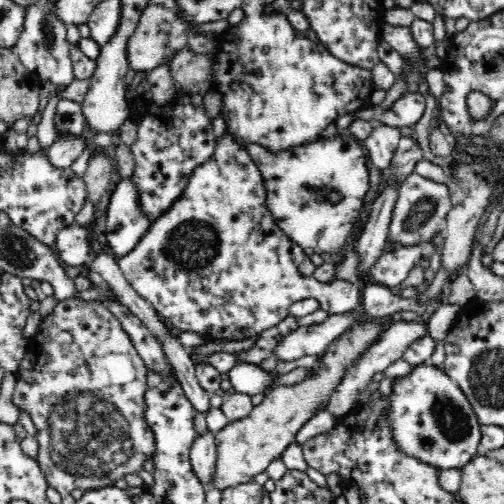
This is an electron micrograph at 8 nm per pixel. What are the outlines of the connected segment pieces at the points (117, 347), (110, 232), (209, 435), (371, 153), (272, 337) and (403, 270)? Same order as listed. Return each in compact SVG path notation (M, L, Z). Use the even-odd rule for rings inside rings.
M66 298L57 302L52 313L42 316L40 324L37 327L36 334L29 338L28 357L22 370L15 374L17 381L14 393L13 404L18 409L28 412L36 427L36 441L38 441L38 464L48 481L50 487L61 495L68 496L73 490L92 491L118 484L118 480L126 480L130 473L142 472L142 464L150 464L152 454L156 452L155 437L153 429L144 417L147 410L145 395L148 391L147 386L149 370L143 359L138 355L138 351L132 344L130 335L122 327L118 317L98 301L86 301L78 298Z
M130 177L116 182L106 211L106 240L114 256L128 254L153 222L140 209L140 191Z
M210 430L198 434L190 449L191 465L205 489L209 489L216 472L216 452L215 434Z
M376 124L372 134L363 140L368 152L369 166L374 166L381 173L386 170L393 162L401 137L398 127Z
M288 315L282 322L278 322L276 326L261 332L251 349L242 350L237 354L238 362L260 365L263 360L272 357L274 349L281 339L300 327L298 319L295 316Z
M431 240L420 245L399 246L396 250L382 253L369 268L369 275L379 285L399 286L406 280L409 270L419 264L422 258L428 258L434 253Z

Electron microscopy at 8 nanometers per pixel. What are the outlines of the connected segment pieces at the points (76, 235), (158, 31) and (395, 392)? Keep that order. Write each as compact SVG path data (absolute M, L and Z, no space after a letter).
M76 223L62 228L56 234L56 242L54 242L53 249L58 251L58 256L68 264L68 266L85 265L86 260L90 258L90 231Z
M148 2L146 10L140 16L138 27L134 33L130 34L130 40L126 44L126 53L128 53L128 64L135 71L151 71L158 65L168 62L175 54L178 54L184 46L187 46L188 34L191 30L204 34L215 33L219 34L226 32L229 28L228 20L218 20L216 22L208 22L206 24L194 25L194 28L189 28L182 20L177 18L177 13L168 9L167 6Z
M418 364L412 368L412 372L408 374L408 376L402 376L400 378L394 379L394 383L392 384L392 393L390 396L390 407L392 410L389 412L390 418L388 418L388 423L390 423L390 429L392 429L392 435L394 435L394 443L397 448L399 448L400 452L403 454L407 454L410 458L417 458L420 462L424 464L429 464L434 468L439 468L440 471L448 470L450 468L458 468L461 469L463 466L466 466L470 460L476 456L478 452L478 447L481 442L481 426L479 425L479 421L477 420L477 415L472 409L470 402L468 401L465 393L458 387L458 384L454 382L454 380L450 379L450 376L447 376L444 373L442 367L438 366L427 366L426 364Z

